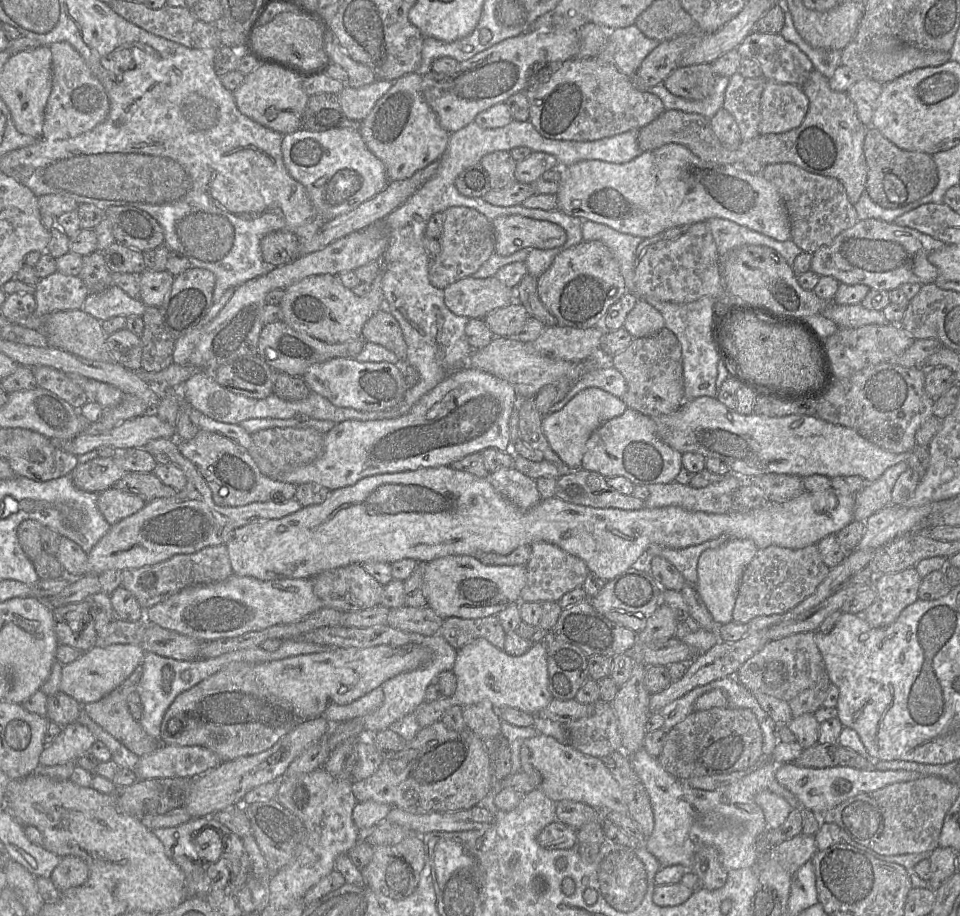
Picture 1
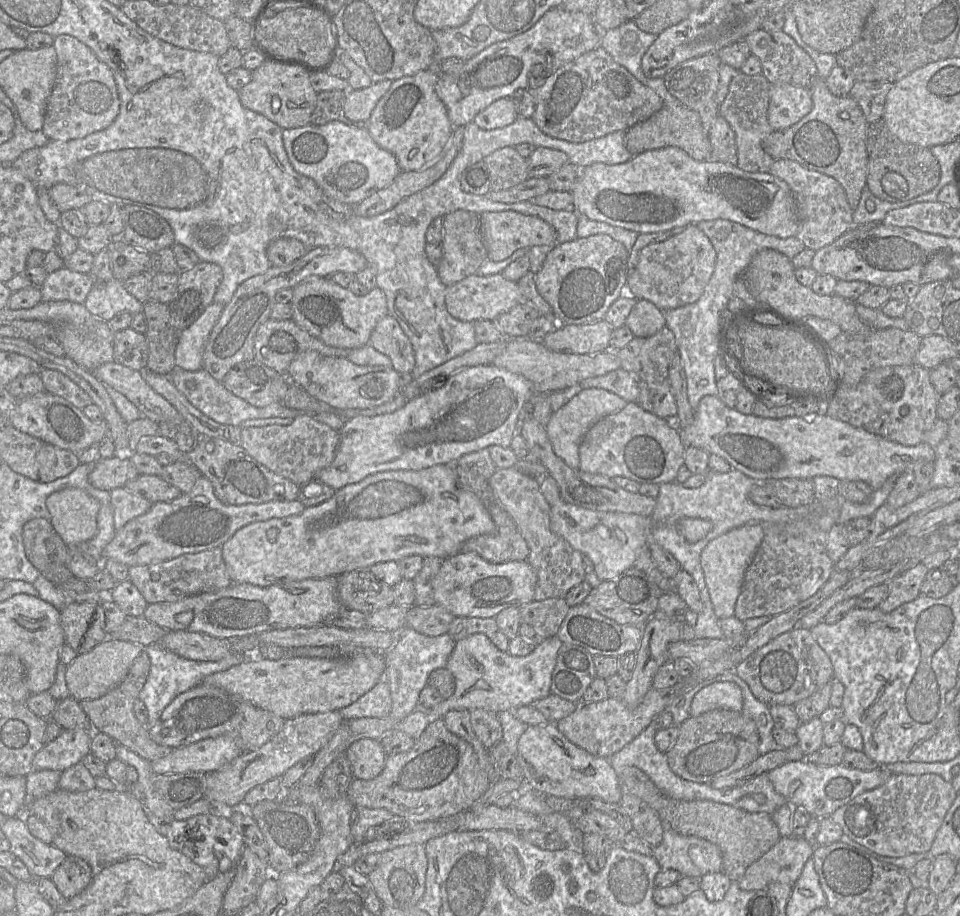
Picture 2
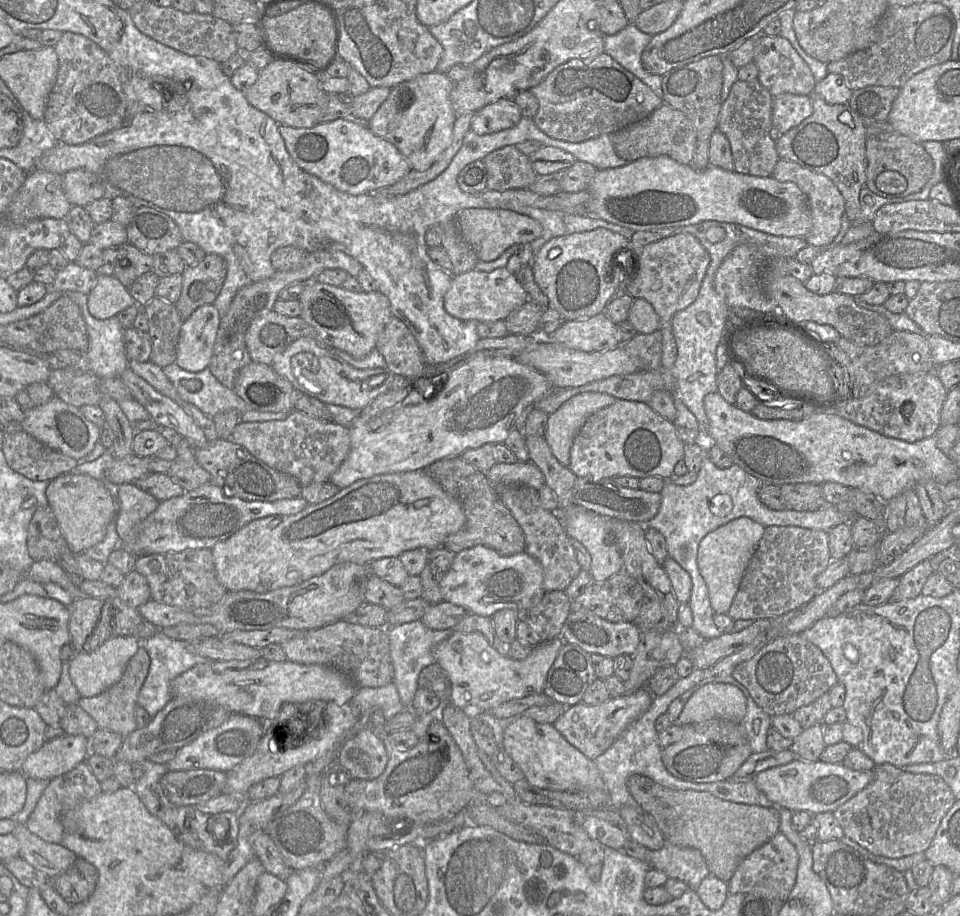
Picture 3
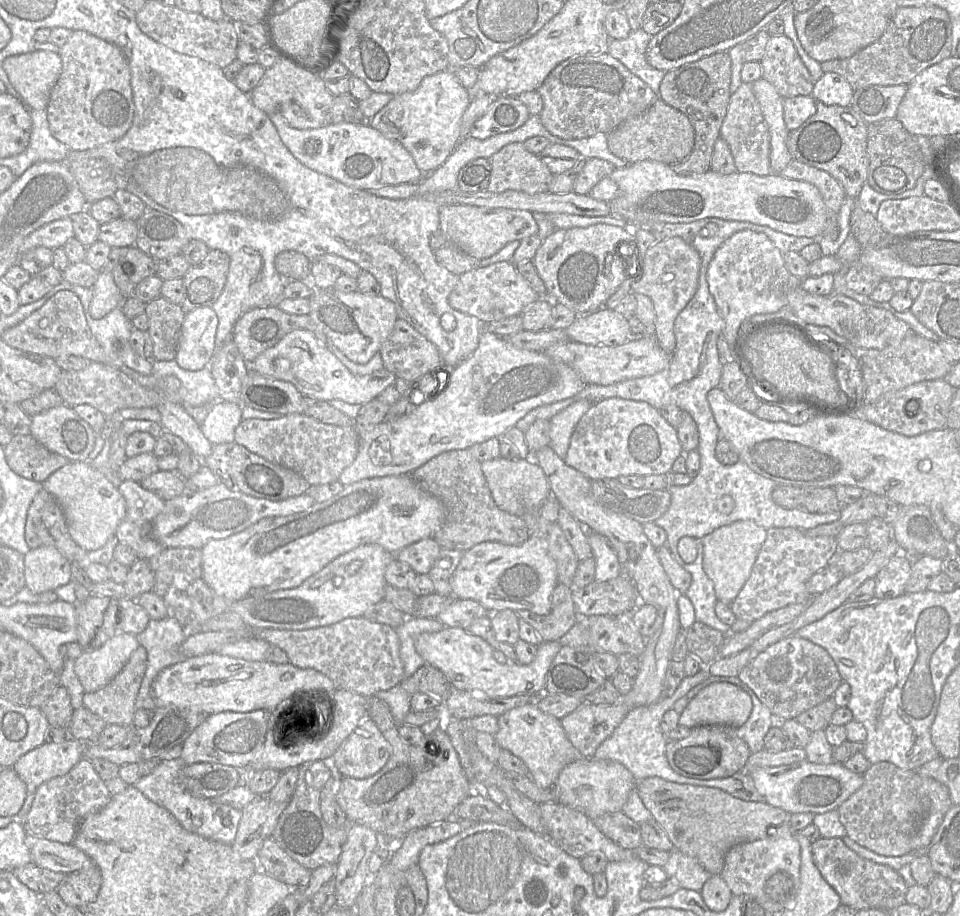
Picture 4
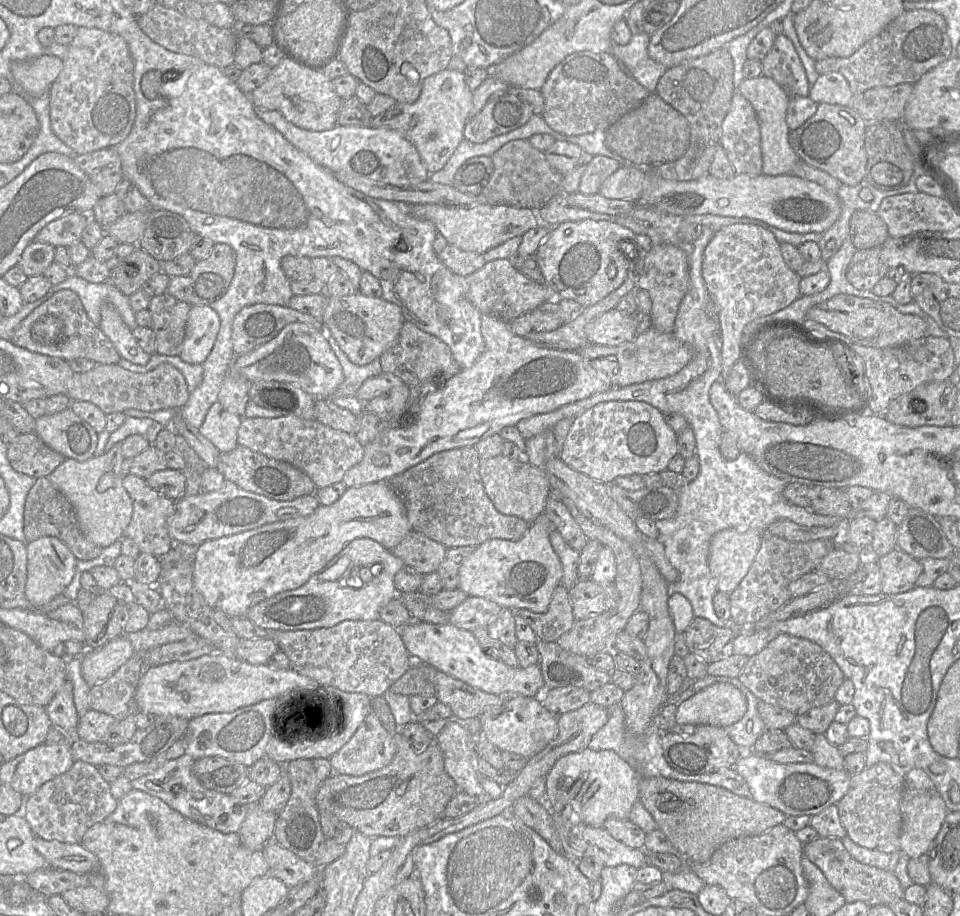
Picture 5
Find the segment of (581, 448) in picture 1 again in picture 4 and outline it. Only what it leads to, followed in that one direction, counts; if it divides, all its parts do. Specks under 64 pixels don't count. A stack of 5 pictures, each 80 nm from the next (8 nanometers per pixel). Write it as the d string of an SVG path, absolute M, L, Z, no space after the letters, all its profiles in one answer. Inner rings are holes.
M580 400L566 407L550 421L550 444L555 453L565 459L569 448L571 436L582 416L595 402Z

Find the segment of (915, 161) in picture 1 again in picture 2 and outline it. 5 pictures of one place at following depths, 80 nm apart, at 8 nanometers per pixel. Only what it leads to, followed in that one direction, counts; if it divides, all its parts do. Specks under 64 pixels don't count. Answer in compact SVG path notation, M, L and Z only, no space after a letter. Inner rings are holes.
M882 119L868 124L866 148L866 186L881 200L894 203L920 196L930 192L940 180L940 166L930 149L903 143L888 130Z

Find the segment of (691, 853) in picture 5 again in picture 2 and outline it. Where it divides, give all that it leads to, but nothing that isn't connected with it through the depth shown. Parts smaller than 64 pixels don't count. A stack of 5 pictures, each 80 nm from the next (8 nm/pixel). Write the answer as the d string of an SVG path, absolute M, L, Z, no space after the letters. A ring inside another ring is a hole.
M628 766L618 777L623 793L645 801L677 833L696 836L717 845L722 855L722 870L731 881L739 881L748 866L763 856L781 835L772 816L766 812L750 813L733 806L710 800L677 800L661 792L639 768Z

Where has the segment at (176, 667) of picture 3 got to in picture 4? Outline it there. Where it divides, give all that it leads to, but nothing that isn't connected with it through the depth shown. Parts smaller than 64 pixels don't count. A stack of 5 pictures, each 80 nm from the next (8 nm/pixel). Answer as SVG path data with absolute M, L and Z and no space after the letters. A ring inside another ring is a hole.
M173 616L162 620L150 619L147 628L136 637L140 646L147 651L147 668L135 700L135 708L155 711L152 684L163 669L187 659L181 652L181 645L187 637Z

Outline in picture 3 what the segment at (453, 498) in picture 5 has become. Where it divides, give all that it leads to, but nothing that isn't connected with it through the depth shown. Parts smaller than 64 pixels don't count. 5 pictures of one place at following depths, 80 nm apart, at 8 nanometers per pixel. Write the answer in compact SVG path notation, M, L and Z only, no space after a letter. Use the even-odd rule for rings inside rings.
M461 456L435 461L424 470L440 484L447 494L460 502L466 517L463 528L448 536L443 547L455 554L477 545L489 547L504 556L525 551L525 535L520 525L503 504L496 487L484 473L465 462Z

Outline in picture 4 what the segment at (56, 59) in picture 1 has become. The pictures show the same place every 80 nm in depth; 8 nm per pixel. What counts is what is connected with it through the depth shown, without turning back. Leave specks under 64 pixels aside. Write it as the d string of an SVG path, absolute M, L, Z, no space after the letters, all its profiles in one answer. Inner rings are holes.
M74 30L67 42L59 47L61 73L51 89L46 107L51 134L70 151L84 151L121 138L134 118L131 71L122 50L113 43L83 30Z

